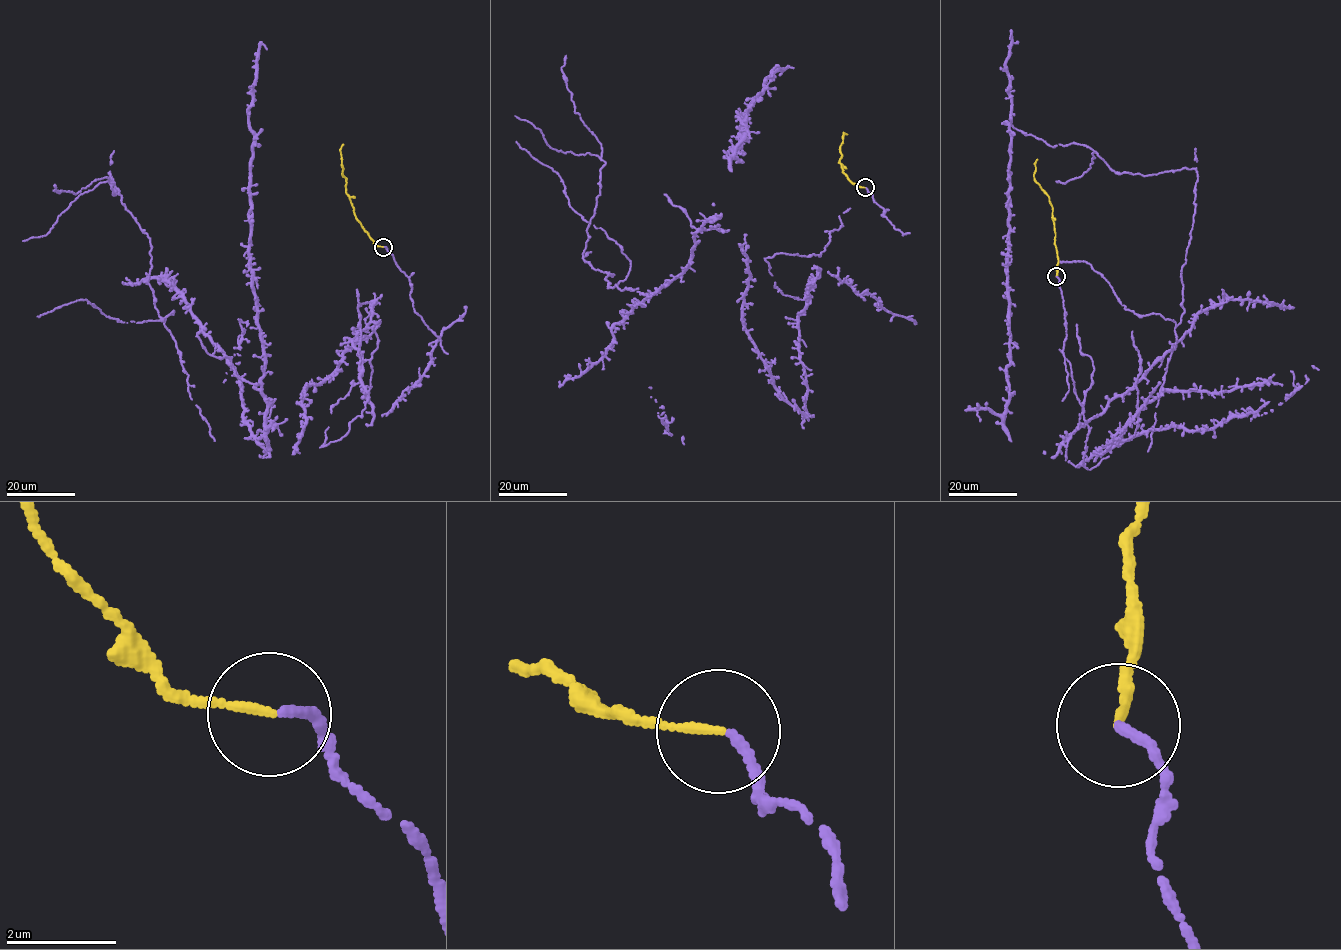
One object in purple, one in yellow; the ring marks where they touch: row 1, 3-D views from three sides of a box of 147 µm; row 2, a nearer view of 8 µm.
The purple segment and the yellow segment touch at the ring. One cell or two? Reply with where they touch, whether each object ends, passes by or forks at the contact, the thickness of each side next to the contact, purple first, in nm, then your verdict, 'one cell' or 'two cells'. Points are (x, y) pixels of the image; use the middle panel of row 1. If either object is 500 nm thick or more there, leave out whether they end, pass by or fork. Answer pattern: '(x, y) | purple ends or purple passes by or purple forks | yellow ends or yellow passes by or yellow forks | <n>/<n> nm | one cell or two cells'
(865, 187) | purple ends | yellow ends | 170/140 nm | one cell

